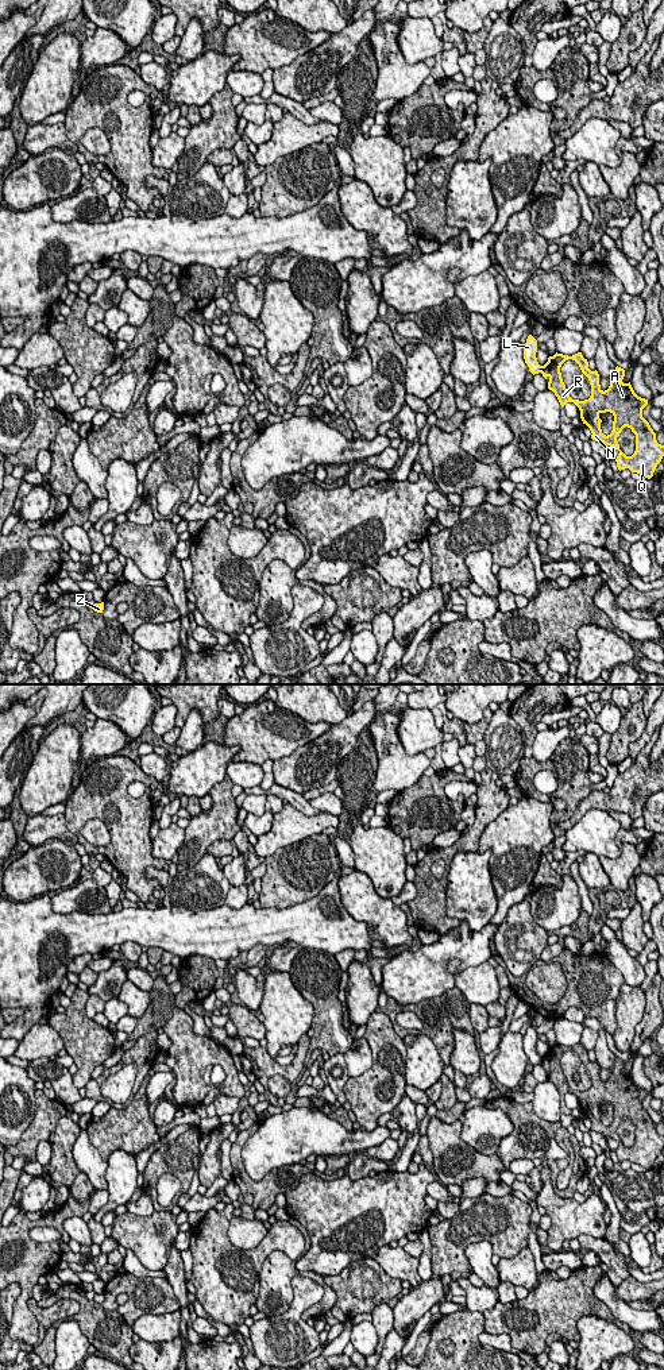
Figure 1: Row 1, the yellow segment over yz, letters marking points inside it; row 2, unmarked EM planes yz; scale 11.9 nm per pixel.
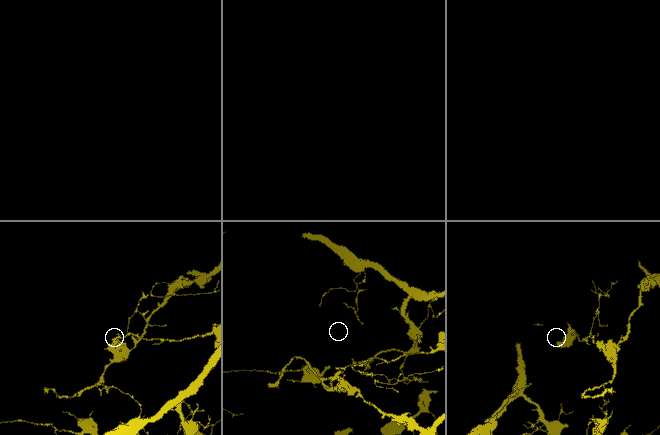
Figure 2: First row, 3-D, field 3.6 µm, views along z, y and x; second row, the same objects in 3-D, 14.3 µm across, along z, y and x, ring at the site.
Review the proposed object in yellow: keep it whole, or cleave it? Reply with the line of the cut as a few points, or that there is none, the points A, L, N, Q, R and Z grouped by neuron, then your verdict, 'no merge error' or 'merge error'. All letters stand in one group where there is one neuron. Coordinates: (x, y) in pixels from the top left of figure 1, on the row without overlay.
cut yz (543, 1057), (541, 1064); groups A N Q R / L Z; merge error

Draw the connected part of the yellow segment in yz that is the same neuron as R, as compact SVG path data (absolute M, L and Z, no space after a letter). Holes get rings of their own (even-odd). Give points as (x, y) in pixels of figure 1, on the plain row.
M556 1043L553 1047L549 1047L549 1049L548 1049L548 1053L543 1057L543 1064L541 1064L541 1065L543 1065L543 1068L544 1068L545 1070L547 1070L547 1069L549 1070L549 1073L548 1073L548 1080L555 1084L555 1087L557 1088L557 1091L559 1091L559 1093L560 1093L561 1097L564 1097L567 1093L574 1093L574 1095L579 1099L579 1101L580 1101L580 1109L582 1109L583 1115L586 1115L586 1116L590 1119L590 1122L591 1122L591 1124L592 1124L592 1126L591 1126L591 1130L592 1130L592 1131L601 1132L601 1134L603 1134L605 1136L610 1136L610 1138L613 1138L613 1139L615 1139L615 1141L619 1142L619 1145L618 1145L618 1147L617 1147L617 1150L615 1150L617 1158L618 1158L619 1162L621 1162L621 1161L625 1161L625 1159L629 1159L632 1163L637 1163L637 1165L640 1165L640 1166L642 1166L642 1168L645 1168L645 1169L648 1169L648 1170L651 1170L651 1169L653 1168L653 1163L655 1163L657 1155L661 1153L661 1150L663 1150L663 1147L664 1147L664 1136L661 1136L661 1135L657 1134L657 1131L656 1131L656 1124L655 1124L653 1120L651 1119L649 1114L642 1108L642 1100L648 1096L648 1091L638 1088L638 1087L634 1084L634 1081L633 1081L630 1073L629 1073L629 1074L624 1074L624 1073L622 1073L622 1070L624 1070L624 1068L625 1068L625 1061L624 1061L624 1060L621 1060L621 1058L618 1058L618 1057L615 1058L615 1062L614 1062L614 1066L613 1066L613 1069L611 1069L610 1077L609 1077L609 1080L605 1081L605 1083L601 1080L598 1062L597 1062L597 1061L595 1061L595 1062L591 1062L591 1061L588 1060L588 1053L587 1053L587 1050L583 1049L582 1043L578 1043L578 1045L572 1046L572 1047L568 1047L568 1046L563 1046L563 1045L557 1045L557 1043ZM568 1050L575 1051L575 1053L579 1056L582 1064L588 1069L590 1076L591 1076L591 1087L590 1087L588 1091L579 1092L579 1091L572 1091L572 1089L570 1088L570 1085L568 1085L567 1080L565 1080L565 1076L564 1076L564 1073L563 1073L561 1064L560 1064L561 1056L563 1056L565 1051L568 1051ZM606 1103L610 1103L610 1104L614 1107L613 1122L611 1122L611 1124L607 1126L607 1127L602 1124L602 1120L601 1120L601 1114L602 1114L602 1111L599 1109L599 1105L601 1105L601 1104L606 1104ZM625 1118L630 1119L632 1123L636 1126L636 1142L634 1142L634 1145L633 1145L632 1147L626 1147L626 1146L619 1141L619 1135L618 1135L618 1132L617 1132L617 1128L619 1127L619 1124L622 1123L622 1120L624 1120Z

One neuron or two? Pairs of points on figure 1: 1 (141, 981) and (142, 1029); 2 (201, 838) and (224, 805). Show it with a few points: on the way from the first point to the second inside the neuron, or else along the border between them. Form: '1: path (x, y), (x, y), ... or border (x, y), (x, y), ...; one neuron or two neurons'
1: border (154, 980), (149, 991); two neurons
2: path (207, 830), (224, 813); one neuron

